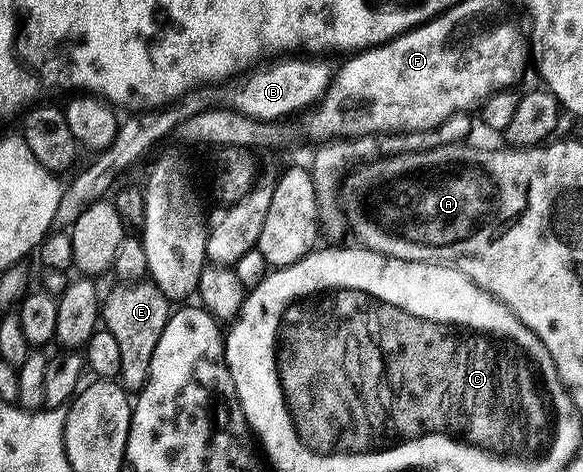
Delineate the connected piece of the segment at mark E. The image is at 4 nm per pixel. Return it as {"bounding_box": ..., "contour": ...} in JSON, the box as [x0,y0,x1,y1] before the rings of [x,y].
{"bounding_box":[100,280,172,392],"contour":[[[122,280],[110,291],[105,291],[100,302],[100,322],[112,337],[116,339],[116,345],[120,347],[120,382],[127,391],[137,392],[145,386],[148,380],[148,372],[152,364],[152,352],[156,352],[156,344],[160,344],[160,336],[164,336],[164,328],[168,324],[172,313],[172,303],[164,296],[164,292],[149,280]]]}

